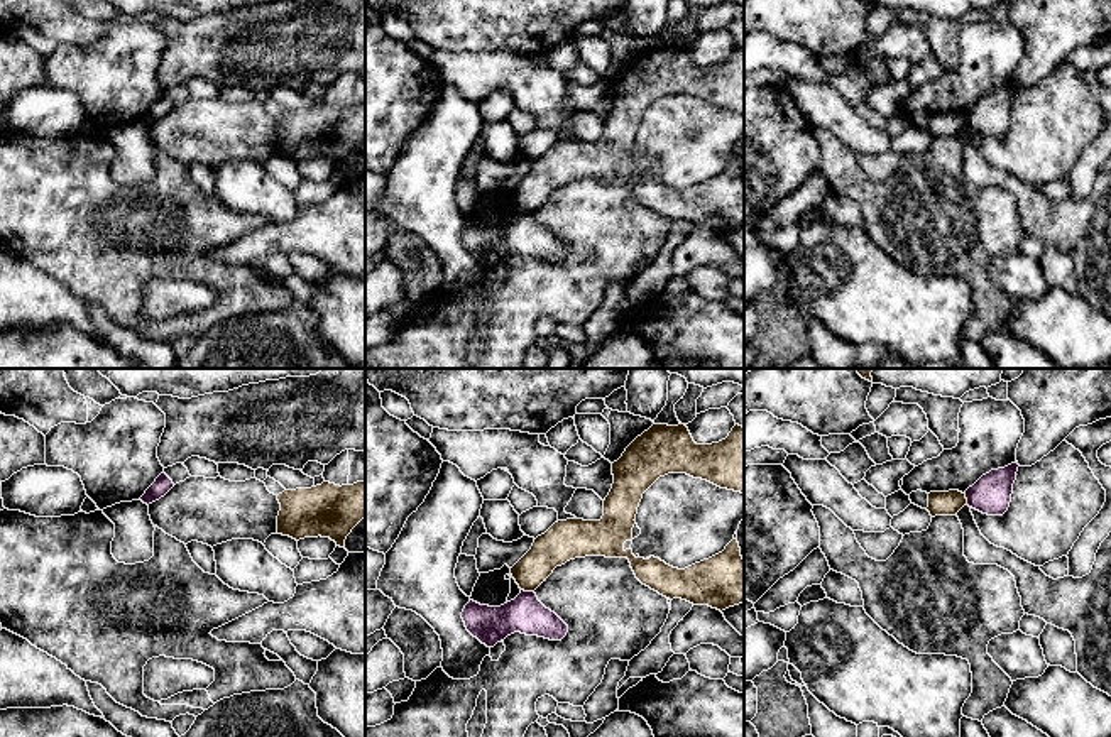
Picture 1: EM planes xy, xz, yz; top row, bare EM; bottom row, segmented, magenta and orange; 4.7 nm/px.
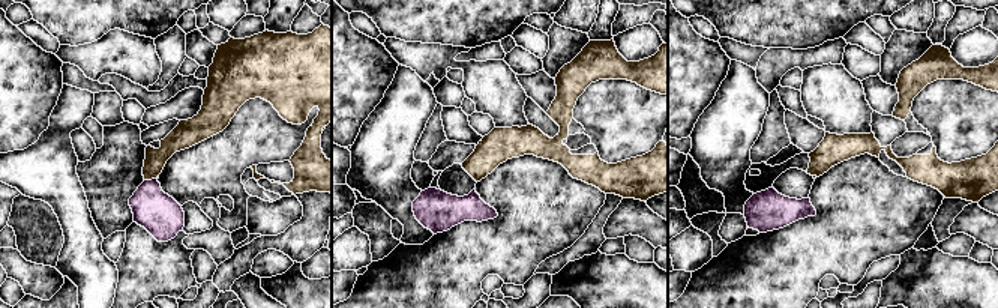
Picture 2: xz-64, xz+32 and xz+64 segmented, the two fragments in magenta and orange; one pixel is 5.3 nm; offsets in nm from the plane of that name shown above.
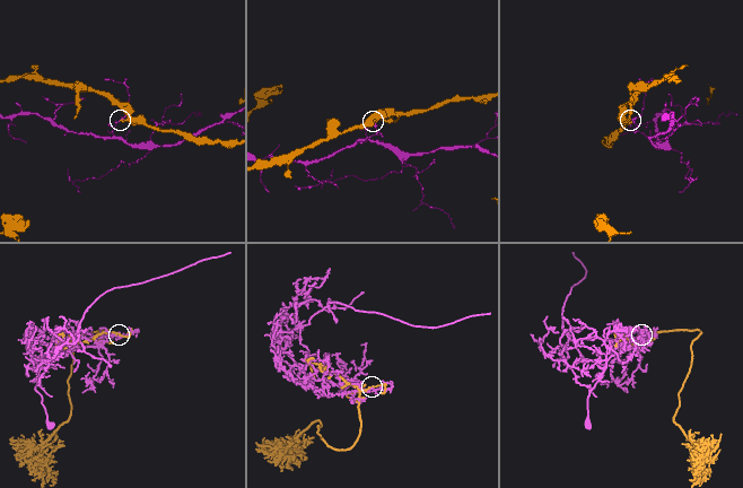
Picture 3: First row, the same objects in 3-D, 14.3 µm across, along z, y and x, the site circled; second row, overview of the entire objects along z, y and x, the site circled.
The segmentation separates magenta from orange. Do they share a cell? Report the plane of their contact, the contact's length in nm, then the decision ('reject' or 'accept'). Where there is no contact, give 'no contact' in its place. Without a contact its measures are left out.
xz | 70 nm | reject

